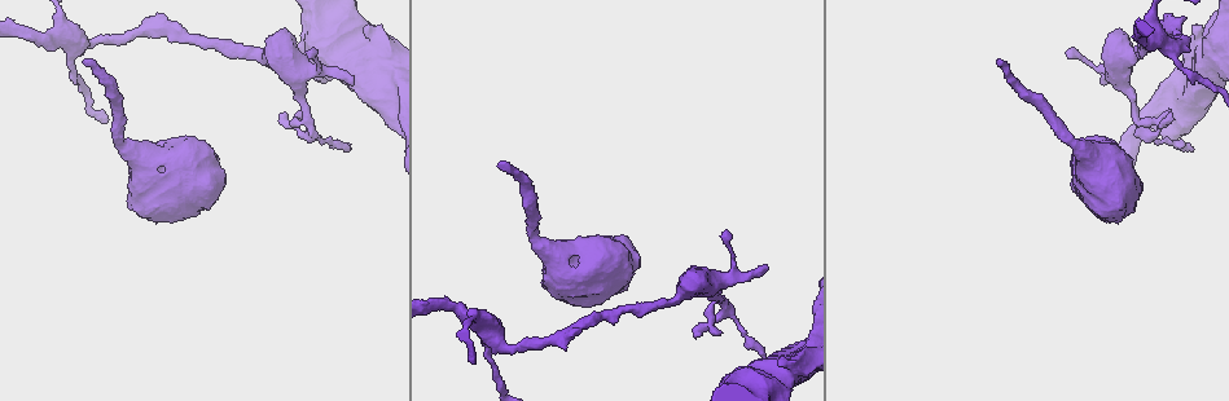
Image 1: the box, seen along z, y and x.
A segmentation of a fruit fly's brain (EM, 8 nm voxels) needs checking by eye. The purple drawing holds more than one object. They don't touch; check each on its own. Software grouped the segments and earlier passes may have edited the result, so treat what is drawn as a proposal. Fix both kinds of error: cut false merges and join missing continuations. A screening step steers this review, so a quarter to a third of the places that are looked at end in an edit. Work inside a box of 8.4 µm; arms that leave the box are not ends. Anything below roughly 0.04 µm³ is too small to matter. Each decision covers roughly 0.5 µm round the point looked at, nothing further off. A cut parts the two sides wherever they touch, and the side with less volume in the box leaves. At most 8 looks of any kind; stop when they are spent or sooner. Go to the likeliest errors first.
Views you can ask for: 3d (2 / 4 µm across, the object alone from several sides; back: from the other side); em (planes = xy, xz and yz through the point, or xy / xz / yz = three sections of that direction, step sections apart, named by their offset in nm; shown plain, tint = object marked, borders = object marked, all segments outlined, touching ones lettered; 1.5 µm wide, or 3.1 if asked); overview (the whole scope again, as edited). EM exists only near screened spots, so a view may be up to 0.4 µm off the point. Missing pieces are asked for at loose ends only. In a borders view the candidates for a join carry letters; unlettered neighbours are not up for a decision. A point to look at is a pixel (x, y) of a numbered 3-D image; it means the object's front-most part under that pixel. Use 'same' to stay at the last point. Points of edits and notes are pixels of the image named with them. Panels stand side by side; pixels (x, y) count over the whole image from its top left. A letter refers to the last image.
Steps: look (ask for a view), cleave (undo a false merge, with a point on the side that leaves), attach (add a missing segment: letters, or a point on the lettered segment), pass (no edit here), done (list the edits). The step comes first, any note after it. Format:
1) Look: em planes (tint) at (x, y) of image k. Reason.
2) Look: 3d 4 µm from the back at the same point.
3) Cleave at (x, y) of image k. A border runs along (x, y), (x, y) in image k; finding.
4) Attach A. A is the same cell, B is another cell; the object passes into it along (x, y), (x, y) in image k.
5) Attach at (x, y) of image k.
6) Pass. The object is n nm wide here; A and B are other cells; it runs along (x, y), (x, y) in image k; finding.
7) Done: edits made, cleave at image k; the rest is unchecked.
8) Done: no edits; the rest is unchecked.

Look: em planes (borders) at (1000, 59) of image 1. An open end.

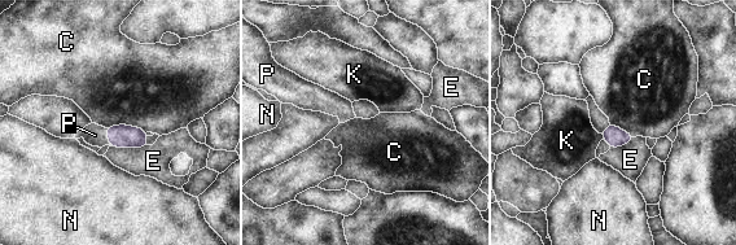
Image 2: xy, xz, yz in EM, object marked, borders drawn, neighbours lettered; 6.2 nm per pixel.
Attach P. The longest contact is with C, 260 nm; P is the same cell, C, E, K and N are other cells; the object passes into it along (119, 136), (108, 136), (95, 135) in image 2; the neuron continues.

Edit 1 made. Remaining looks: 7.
Look: 3d 2 µm at (353, 85) of image 1. An open end.

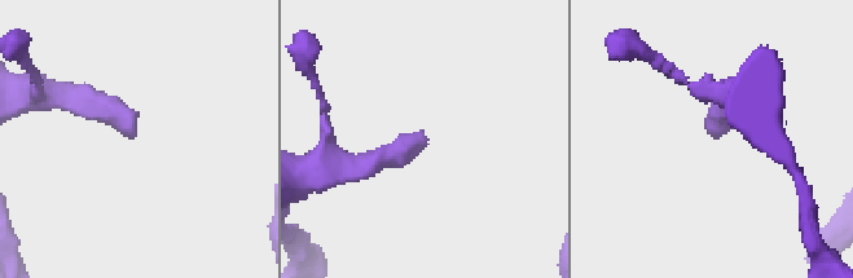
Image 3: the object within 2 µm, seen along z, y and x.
Look: em planes (plain) at (714, 136) of image 3. Shape alone is not enough.

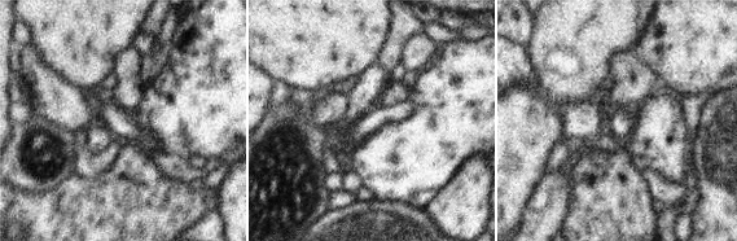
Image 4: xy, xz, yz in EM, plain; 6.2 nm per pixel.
Look: em planes (borders) at the same point.

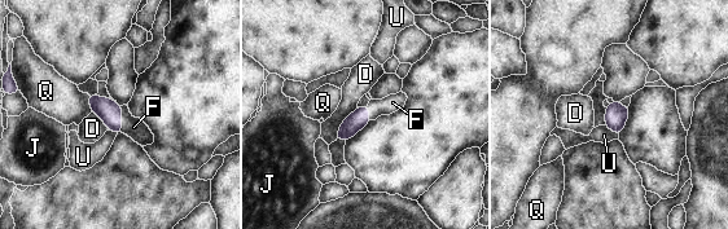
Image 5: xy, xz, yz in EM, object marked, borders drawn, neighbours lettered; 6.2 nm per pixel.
Attach F. F is the same cell, D, J, Q and U are other cells; it goes on there.

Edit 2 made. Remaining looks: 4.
Done: edits made, attach at image 2, attach at image 5; the rest is unchecked.

